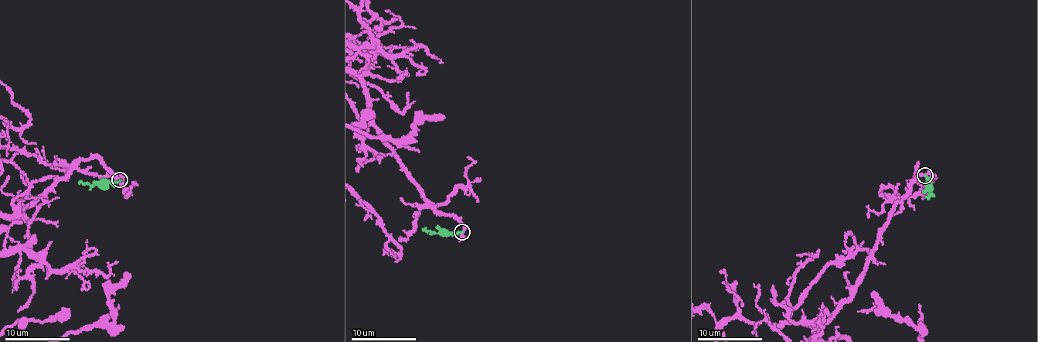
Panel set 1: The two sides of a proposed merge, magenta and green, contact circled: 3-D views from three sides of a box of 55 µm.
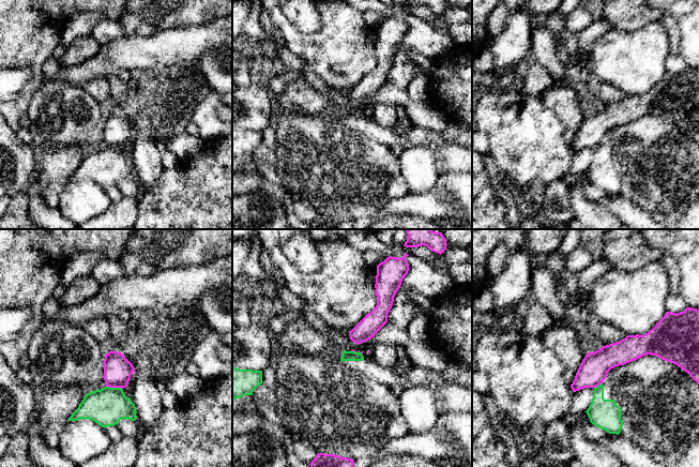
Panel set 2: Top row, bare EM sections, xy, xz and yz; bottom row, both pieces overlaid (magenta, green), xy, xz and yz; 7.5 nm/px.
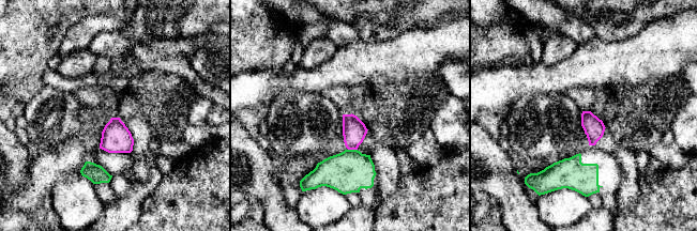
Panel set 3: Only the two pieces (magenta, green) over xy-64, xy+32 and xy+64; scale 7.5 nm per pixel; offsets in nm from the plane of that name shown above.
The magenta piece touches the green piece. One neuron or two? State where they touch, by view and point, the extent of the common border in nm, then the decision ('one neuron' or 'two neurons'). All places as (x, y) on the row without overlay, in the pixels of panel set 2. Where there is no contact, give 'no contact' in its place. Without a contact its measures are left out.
xy (115, 147) | 130 nm | two neurons

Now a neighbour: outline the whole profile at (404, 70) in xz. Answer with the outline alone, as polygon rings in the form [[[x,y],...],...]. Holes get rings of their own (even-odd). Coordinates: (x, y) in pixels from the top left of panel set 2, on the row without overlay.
[[[400,47],[394,57],[392,69],[388,74],[388,82],[398,89],[407,90],[408,85],[416,76],[416,64],[407,56],[407,48]]]

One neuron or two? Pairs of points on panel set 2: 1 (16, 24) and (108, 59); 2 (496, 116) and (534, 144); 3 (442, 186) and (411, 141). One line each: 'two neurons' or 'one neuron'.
1: two neurons
2: one neuron
3: two neurons

